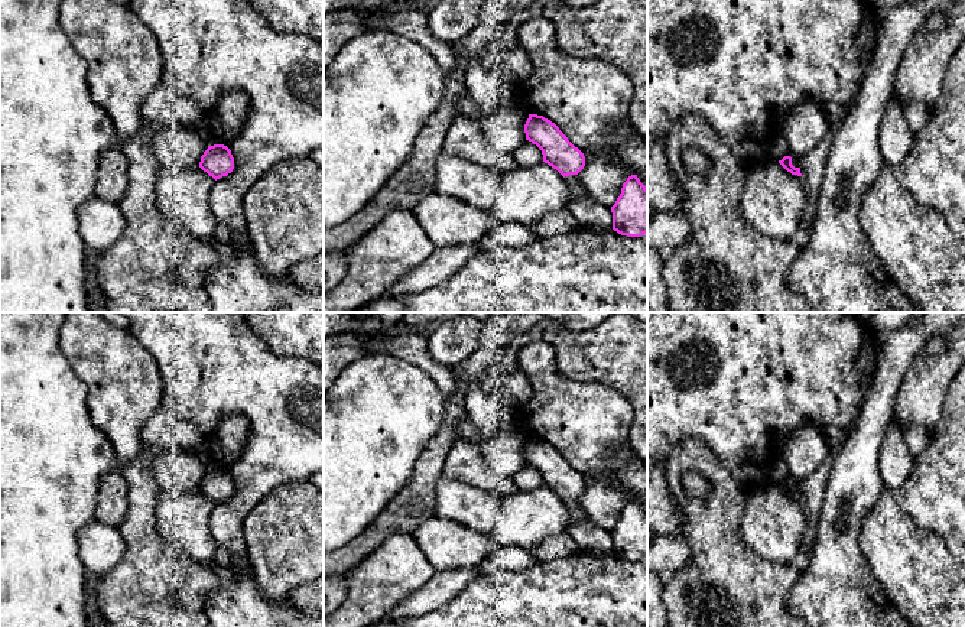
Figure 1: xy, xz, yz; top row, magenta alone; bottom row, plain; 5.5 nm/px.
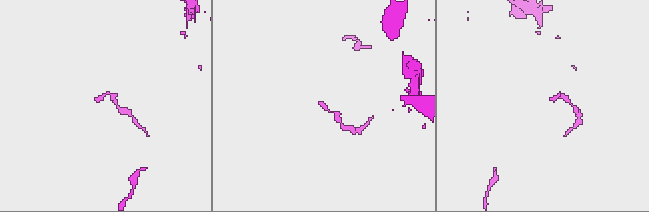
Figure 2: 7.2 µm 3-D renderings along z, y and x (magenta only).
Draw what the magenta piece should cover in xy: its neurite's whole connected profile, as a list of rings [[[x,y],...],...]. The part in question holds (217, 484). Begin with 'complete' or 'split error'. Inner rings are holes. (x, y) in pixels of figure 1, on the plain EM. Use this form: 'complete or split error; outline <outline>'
complete; outline [[[224,468],[208,470],[201,480],[199,491],[215,504],[227,500],[234,493],[231,474]]]

